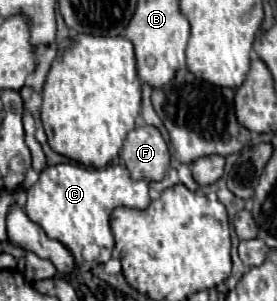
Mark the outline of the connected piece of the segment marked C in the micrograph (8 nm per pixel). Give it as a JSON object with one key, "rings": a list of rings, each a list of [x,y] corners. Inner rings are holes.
{"rings":[[[61,163],[49,165],[37,179],[35,185],[27,189],[27,215],[35,221],[49,239],[61,241],[75,257],[79,269],[91,271],[99,263],[107,263],[111,259],[115,241],[109,229],[109,217],[117,207],[131,209],[147,209],[151,203],[149,183],[133,181],[129,171],[123,165],[109,165],[103,169],[87,169],[81,165]],[[93,245],[93,259],[83,257],[83,251]]]}

